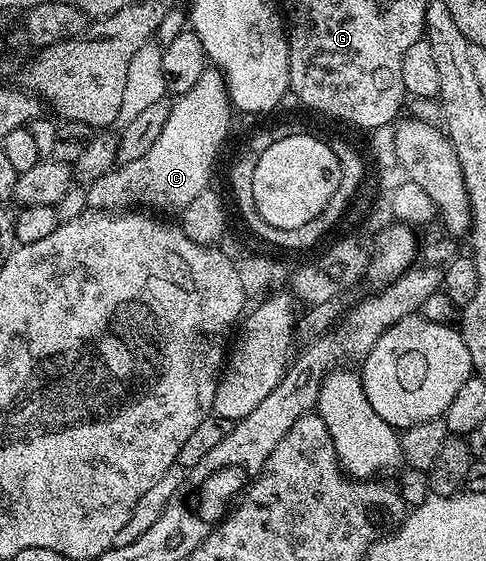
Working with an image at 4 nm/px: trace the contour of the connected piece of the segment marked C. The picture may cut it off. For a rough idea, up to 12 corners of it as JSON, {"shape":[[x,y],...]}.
{"shape":[[207,66],[136,162],[89,185],[94,210],[186,208],[211,187],[231,113]]}

